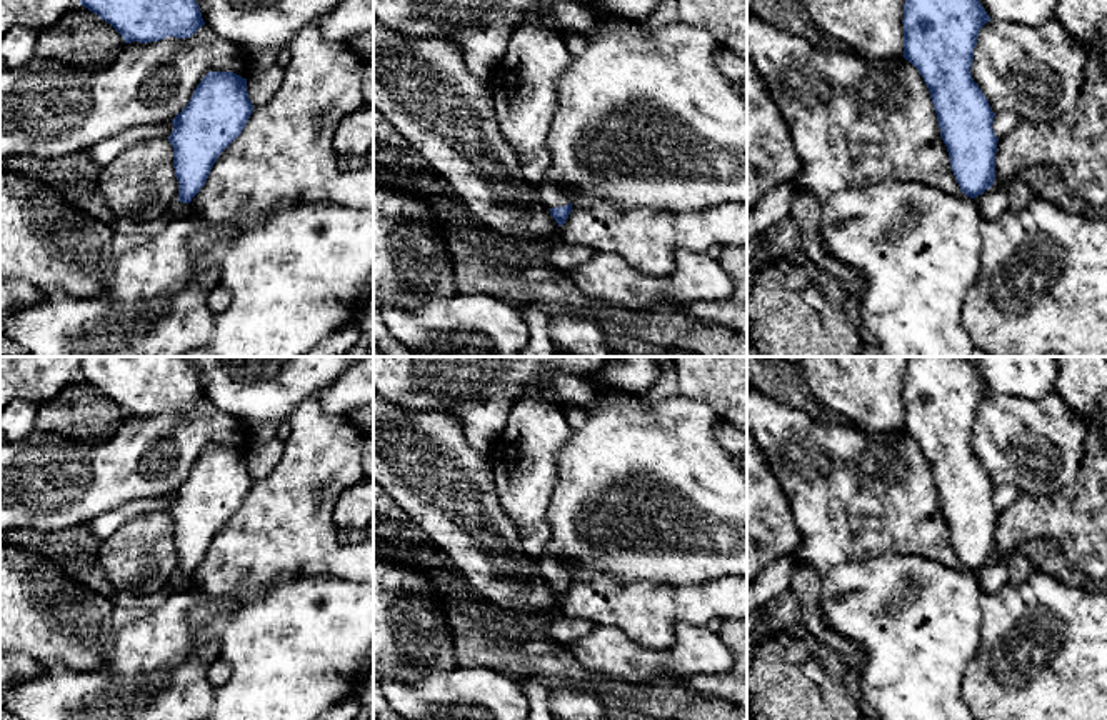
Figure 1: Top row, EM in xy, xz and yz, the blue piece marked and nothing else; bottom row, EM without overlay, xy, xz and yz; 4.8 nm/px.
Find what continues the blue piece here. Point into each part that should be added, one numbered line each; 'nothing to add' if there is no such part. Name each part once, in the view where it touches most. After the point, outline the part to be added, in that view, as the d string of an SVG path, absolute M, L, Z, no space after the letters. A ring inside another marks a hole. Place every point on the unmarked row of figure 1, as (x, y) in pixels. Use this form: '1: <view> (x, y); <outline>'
1: xz (646, 492); M597 387L595 398L584 410L587 422L557 457L559 480L547 512L552 538L538 558L545 580L565 580L574 567L674 587L747 577L747 473L715 438L719 415L682 393L647 402L607 387Z

